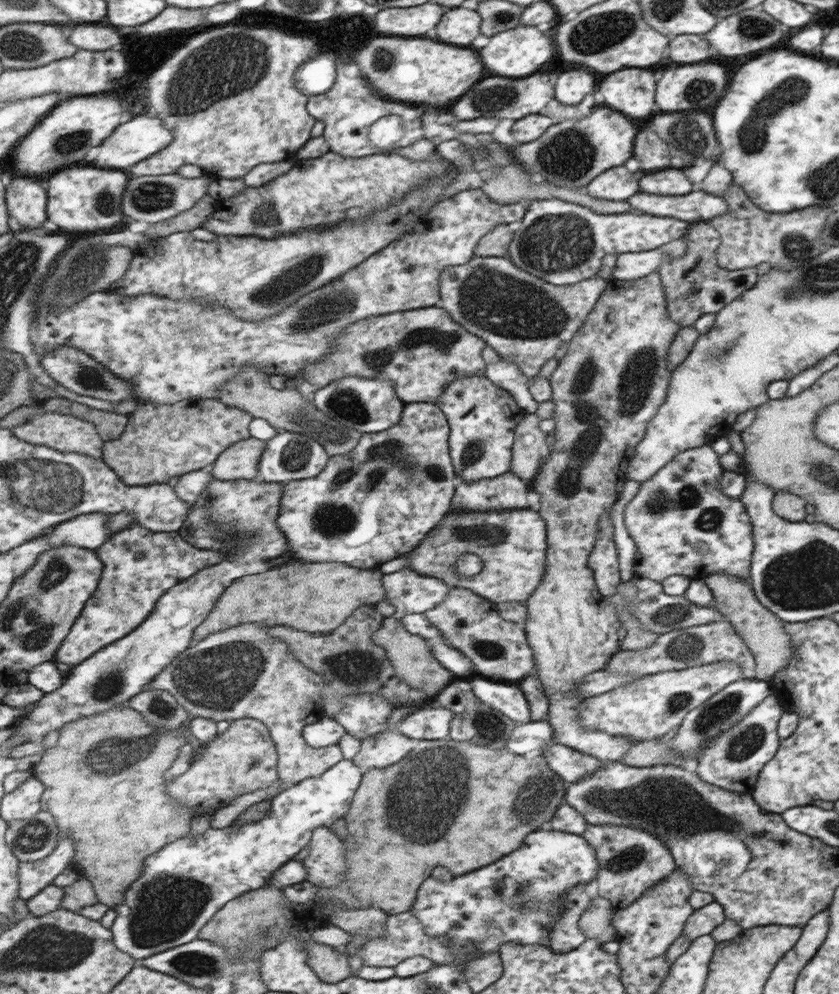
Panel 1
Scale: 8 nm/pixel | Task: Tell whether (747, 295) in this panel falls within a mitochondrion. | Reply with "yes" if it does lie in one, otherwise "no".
no

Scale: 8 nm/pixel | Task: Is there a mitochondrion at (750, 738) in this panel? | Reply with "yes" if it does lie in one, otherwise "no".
yes

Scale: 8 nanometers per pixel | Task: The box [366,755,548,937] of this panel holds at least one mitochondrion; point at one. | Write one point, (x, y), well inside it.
(522, 892)

